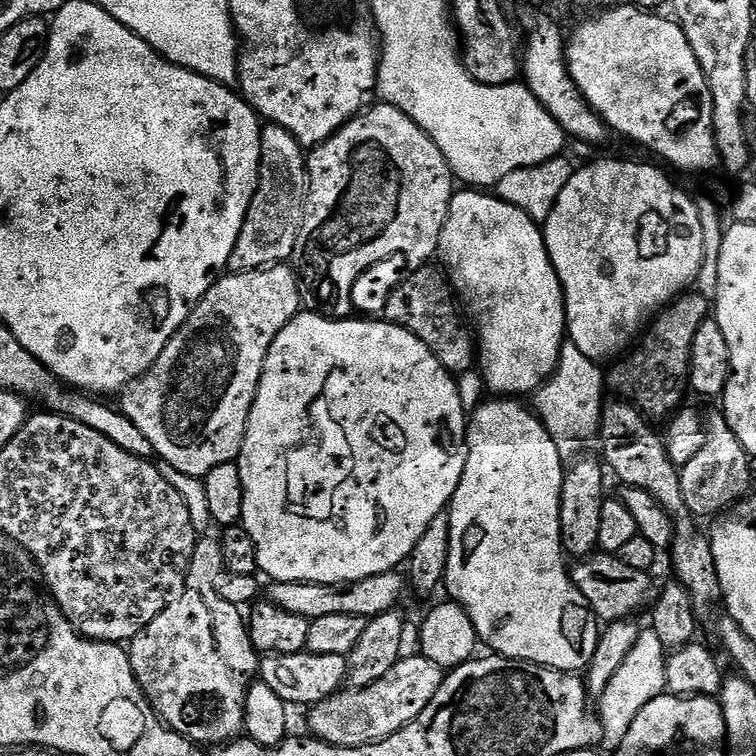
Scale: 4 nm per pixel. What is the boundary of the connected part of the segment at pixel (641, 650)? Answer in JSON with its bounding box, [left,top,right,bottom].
[602,630,668,746]

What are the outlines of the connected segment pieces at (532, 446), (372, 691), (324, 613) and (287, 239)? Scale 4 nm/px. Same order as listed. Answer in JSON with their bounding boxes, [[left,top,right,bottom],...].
[[443,398,602,674],[308,655,446,748],[266,571,406,622],[228,123,310,272]]

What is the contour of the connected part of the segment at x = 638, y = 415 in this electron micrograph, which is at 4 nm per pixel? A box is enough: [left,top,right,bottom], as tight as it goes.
[598,398,721,601]

